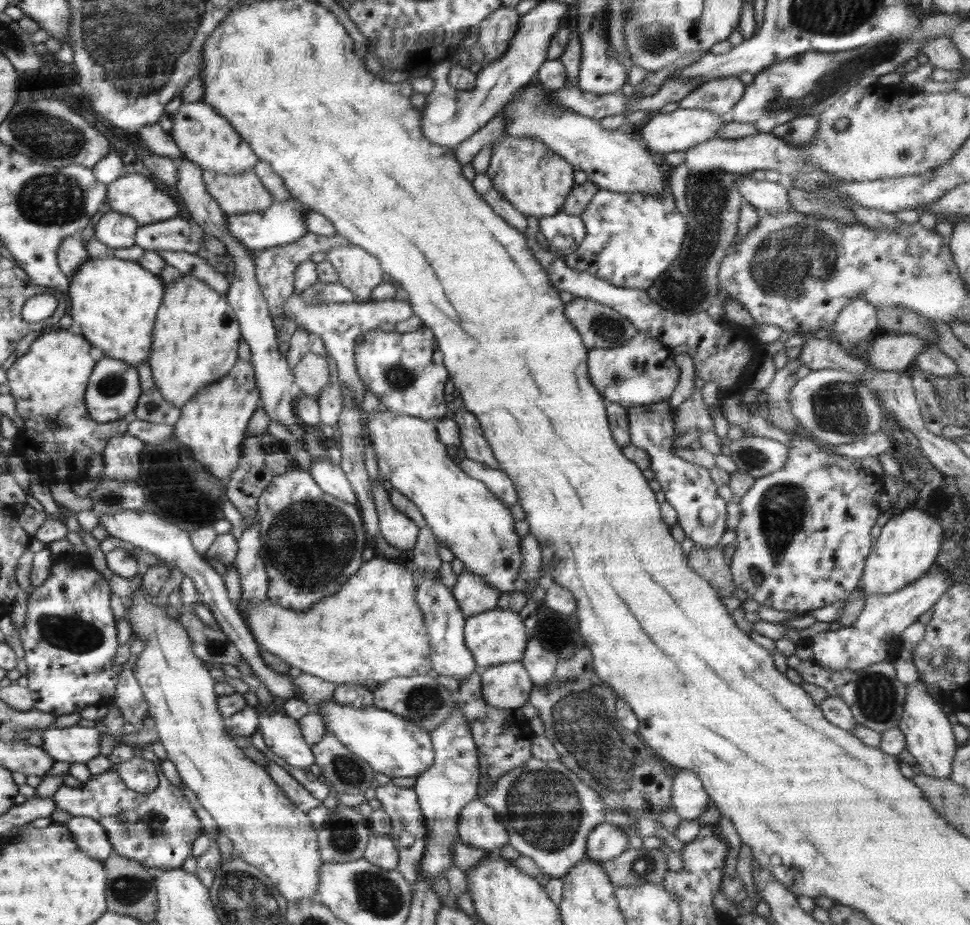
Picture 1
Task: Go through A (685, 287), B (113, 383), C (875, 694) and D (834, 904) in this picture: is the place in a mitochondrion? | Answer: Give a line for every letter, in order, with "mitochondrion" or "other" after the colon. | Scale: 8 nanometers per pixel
A: mitochondrion
B: mitochondrion
C: mitochondrion
D: other

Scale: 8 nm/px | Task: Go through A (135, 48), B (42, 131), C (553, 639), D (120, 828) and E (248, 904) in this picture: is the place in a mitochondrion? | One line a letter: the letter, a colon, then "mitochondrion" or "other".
A: mitochondrion
B: mitochondrion
C: other
D: other
E: mitochondrion

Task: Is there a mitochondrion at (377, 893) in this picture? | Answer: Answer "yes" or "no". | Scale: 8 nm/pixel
yes

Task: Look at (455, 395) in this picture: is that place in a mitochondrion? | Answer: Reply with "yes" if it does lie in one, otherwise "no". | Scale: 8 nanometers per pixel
no

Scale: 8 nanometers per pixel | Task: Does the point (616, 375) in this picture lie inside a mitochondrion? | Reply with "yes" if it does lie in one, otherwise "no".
yes

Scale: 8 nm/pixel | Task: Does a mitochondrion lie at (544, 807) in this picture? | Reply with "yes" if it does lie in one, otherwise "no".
yes

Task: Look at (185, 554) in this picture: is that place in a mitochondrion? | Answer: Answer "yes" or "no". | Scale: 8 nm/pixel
no

